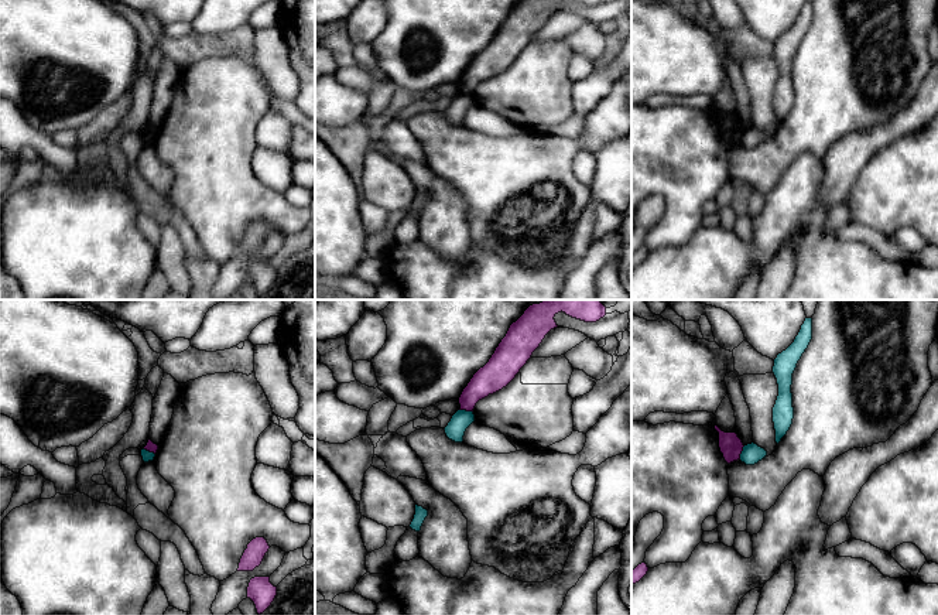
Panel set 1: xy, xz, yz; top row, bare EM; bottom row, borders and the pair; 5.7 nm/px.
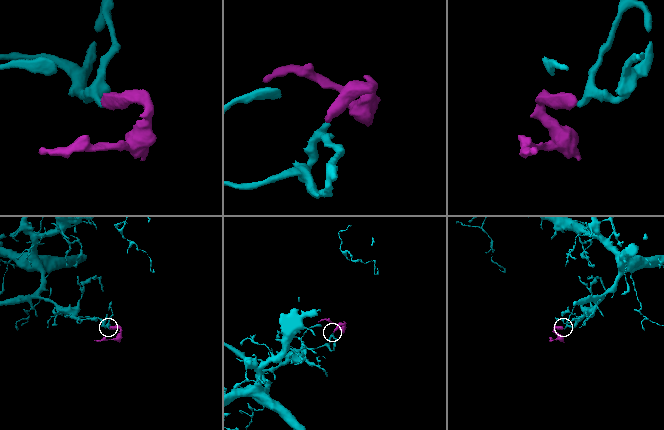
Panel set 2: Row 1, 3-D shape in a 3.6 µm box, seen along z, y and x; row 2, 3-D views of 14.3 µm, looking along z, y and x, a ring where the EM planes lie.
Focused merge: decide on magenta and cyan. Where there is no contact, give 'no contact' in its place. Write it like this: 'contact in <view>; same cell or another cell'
contact in xz; another cell

